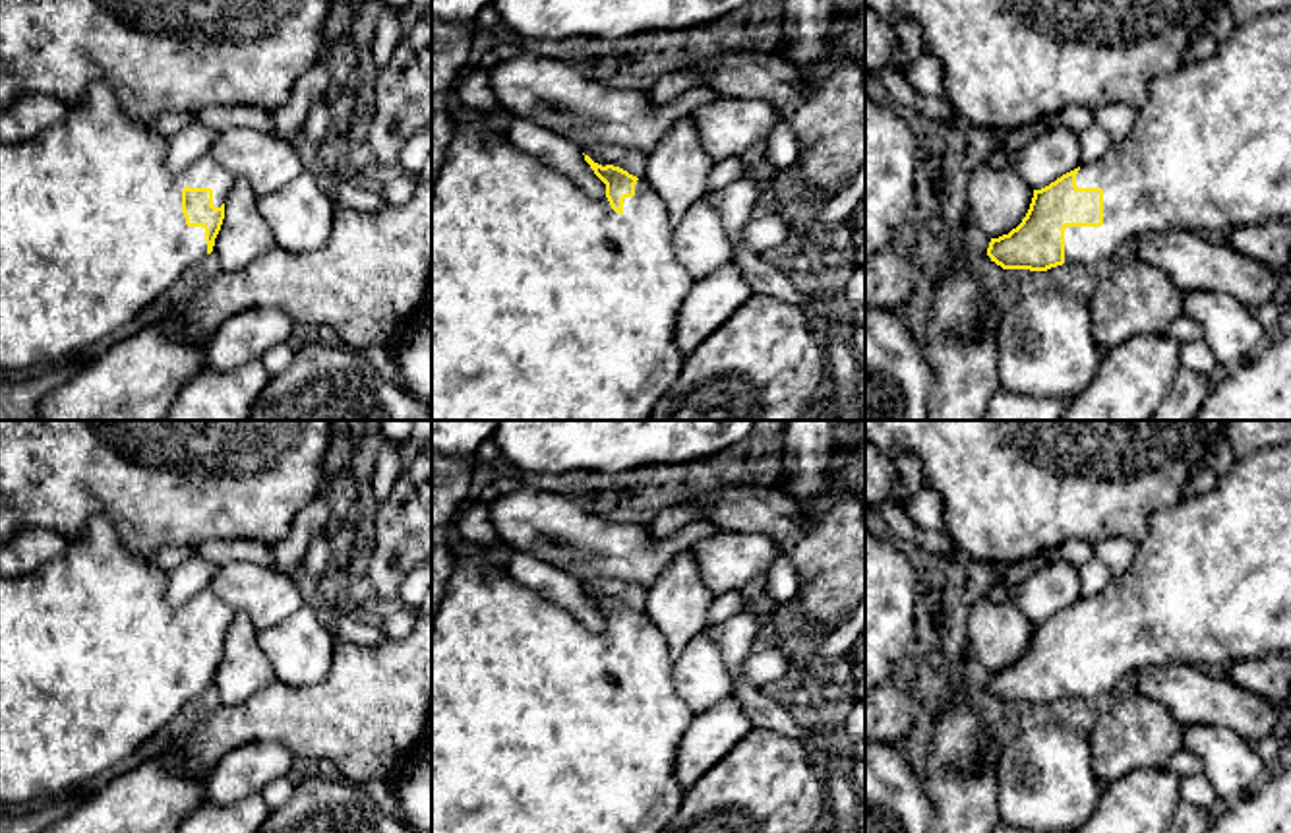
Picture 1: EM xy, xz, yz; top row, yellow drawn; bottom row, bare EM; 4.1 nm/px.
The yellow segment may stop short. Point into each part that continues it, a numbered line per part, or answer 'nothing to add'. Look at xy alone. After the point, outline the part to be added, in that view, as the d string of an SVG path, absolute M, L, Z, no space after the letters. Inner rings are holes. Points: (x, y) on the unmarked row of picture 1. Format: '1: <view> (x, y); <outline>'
1: xy (91, 665); M95 515L87 535L68 540L58 560L27 575L0 575L0 806L27 808L68 796L159 734L207 690L205 663L186 659L182 624L211 622L213 639L221 641L234 616L211 587L186 606L170 606L166 571L151 556L132 554L106 515Z

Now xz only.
1: xz (539, 725); M457 558L443 599L432 616L432 833L660 833L677 814L685 790L676 779L676 754L695 713L672 684L672 659L664 633L637 614L623 647L590 632L565 608L513 579L505 566L482 558Z

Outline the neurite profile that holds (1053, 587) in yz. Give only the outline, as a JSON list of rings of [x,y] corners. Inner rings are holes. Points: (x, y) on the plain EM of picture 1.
[[[1063,560],[1047,564],[1010,591],[1010,602],[1032,624],[1041,624],[1078,601],[1080,568]]]

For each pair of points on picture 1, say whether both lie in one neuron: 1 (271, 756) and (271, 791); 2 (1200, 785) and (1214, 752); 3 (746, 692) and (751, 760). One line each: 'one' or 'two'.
1: two
2: two
3: two

